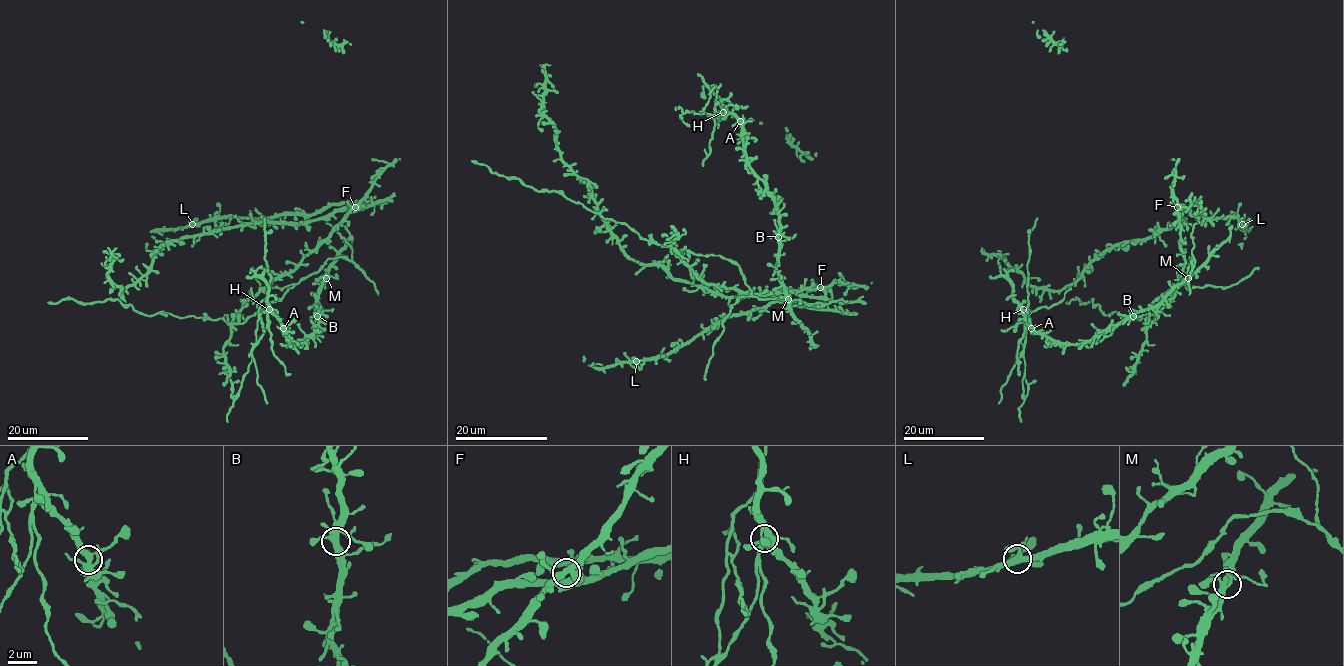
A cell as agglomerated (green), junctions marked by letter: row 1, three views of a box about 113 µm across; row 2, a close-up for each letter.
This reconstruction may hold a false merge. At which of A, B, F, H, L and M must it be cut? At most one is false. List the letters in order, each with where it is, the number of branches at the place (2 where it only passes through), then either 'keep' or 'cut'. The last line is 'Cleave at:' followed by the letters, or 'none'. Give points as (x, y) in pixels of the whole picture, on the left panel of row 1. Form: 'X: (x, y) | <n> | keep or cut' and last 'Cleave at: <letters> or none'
A: (283, 328) | 5 | keep
B: (317, 316) | 5 | keep
F: (355, 207) | 5 | keep
H: (269, 309) | 5 | cut
L: (192, 224) | 5 | keep
M: (326, 278) | 5 | keep
Cleave at: H

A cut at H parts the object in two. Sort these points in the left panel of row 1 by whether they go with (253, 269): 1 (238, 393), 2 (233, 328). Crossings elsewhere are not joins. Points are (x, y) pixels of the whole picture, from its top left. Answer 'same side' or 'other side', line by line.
1: other side
2: same side

